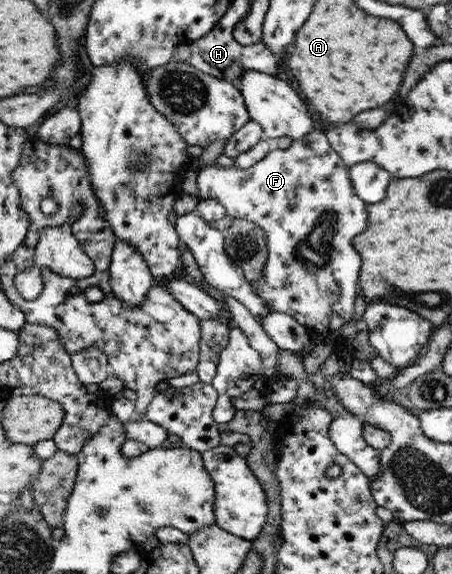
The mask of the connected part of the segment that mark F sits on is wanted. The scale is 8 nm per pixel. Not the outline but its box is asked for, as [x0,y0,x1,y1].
[198,130,367,352]

